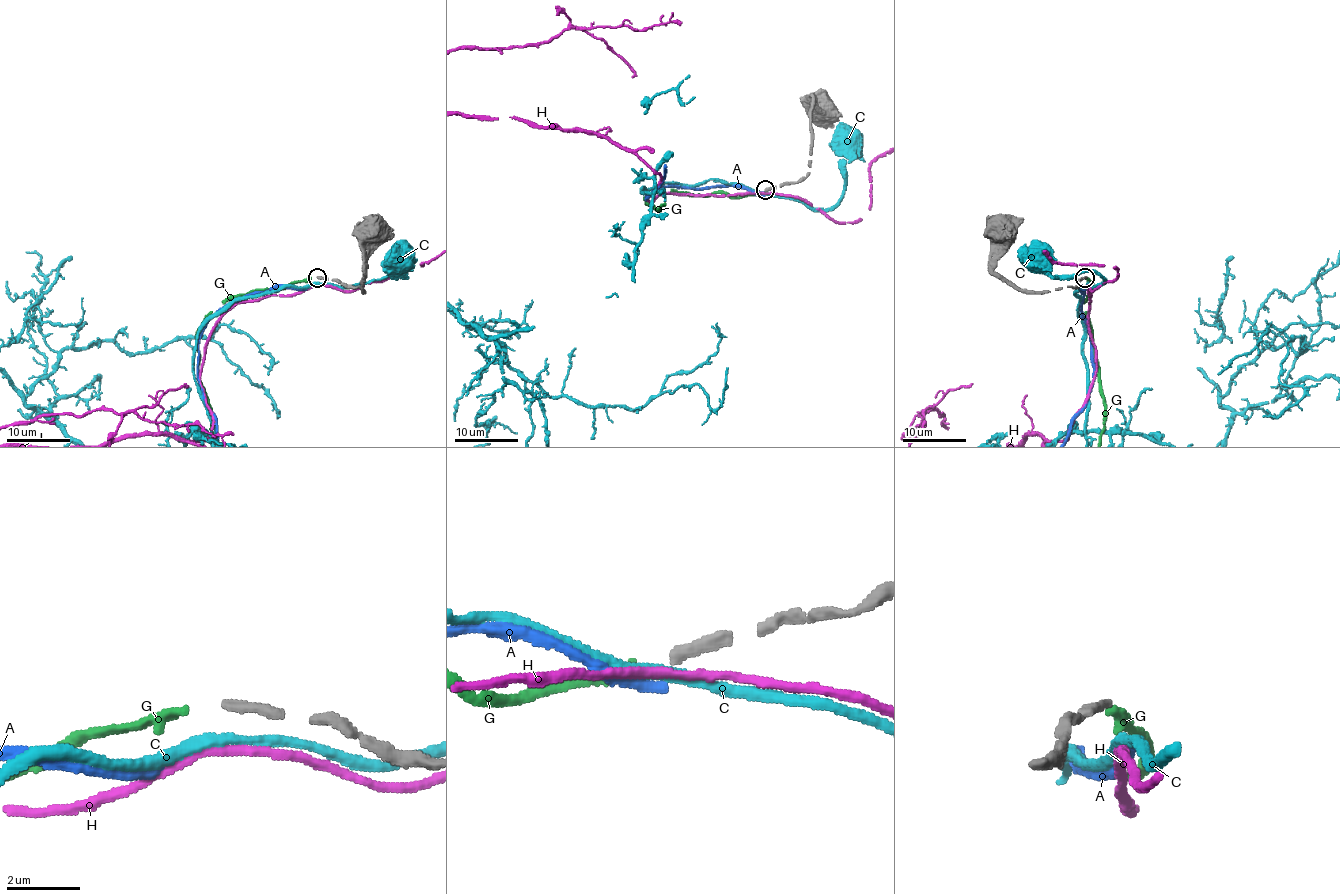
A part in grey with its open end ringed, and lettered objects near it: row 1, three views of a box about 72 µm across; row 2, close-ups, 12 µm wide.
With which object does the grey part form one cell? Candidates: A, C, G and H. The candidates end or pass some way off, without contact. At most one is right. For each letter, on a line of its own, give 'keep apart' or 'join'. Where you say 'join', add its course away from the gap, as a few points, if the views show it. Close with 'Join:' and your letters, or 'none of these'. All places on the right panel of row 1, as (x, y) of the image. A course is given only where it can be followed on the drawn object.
A: keep apart
C: keep apart
G: join
H: keep apart
Join: G

